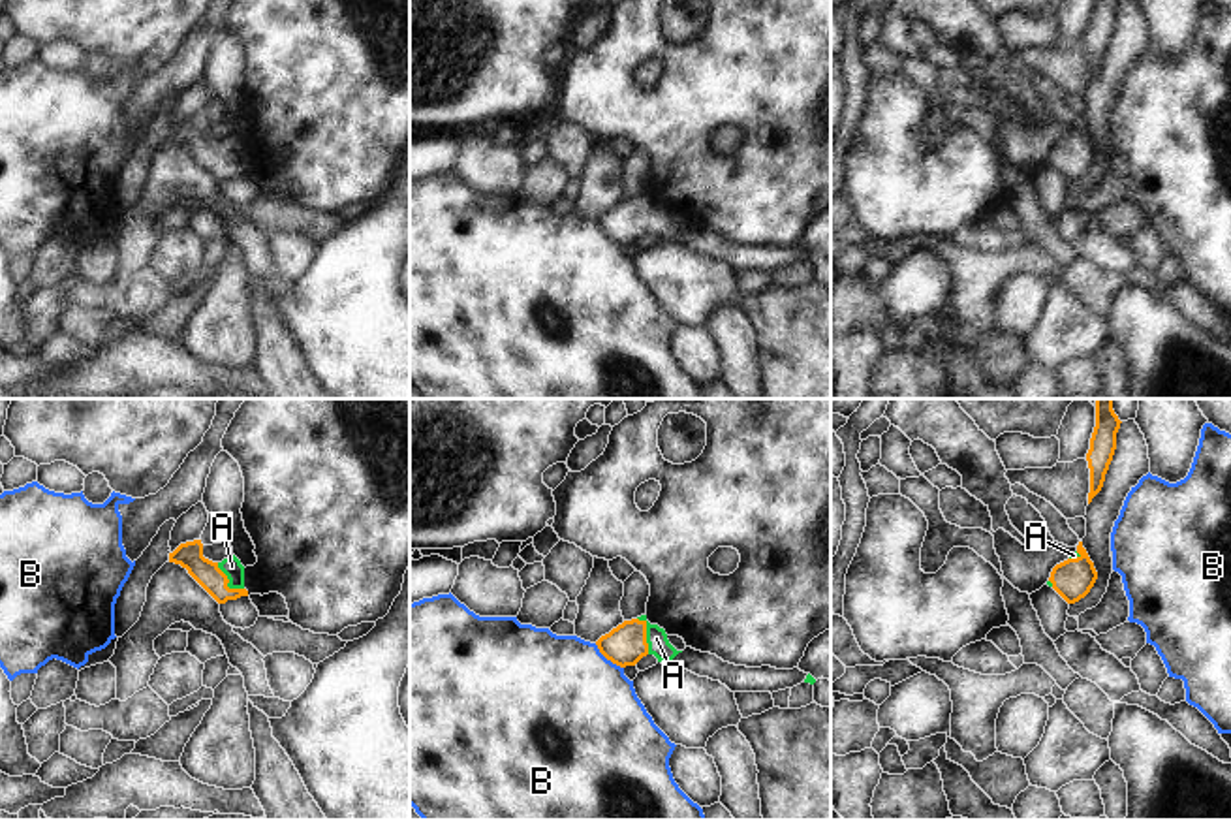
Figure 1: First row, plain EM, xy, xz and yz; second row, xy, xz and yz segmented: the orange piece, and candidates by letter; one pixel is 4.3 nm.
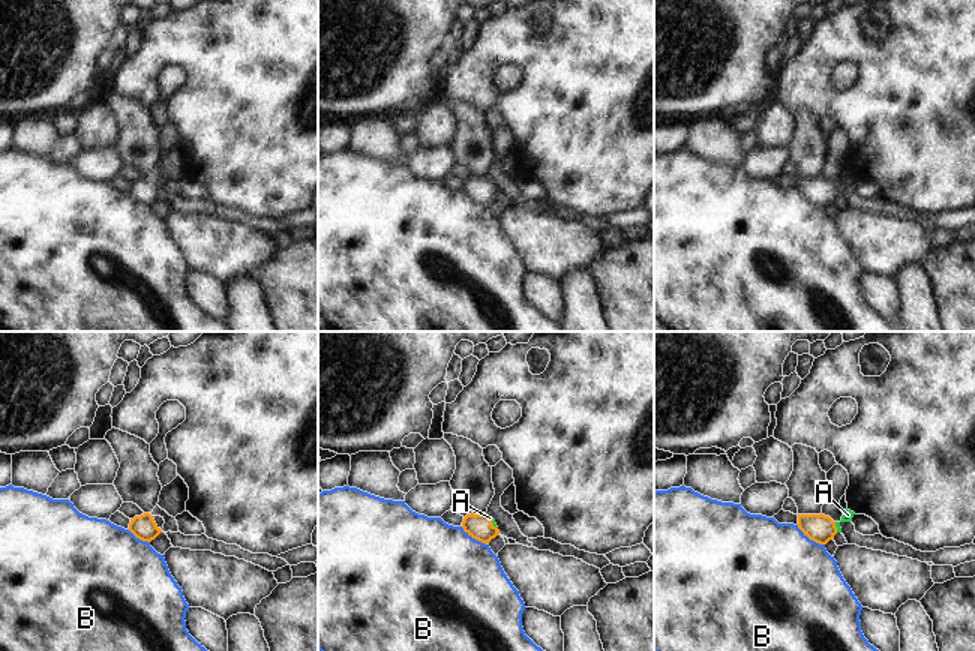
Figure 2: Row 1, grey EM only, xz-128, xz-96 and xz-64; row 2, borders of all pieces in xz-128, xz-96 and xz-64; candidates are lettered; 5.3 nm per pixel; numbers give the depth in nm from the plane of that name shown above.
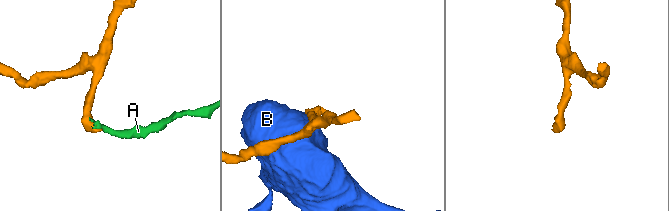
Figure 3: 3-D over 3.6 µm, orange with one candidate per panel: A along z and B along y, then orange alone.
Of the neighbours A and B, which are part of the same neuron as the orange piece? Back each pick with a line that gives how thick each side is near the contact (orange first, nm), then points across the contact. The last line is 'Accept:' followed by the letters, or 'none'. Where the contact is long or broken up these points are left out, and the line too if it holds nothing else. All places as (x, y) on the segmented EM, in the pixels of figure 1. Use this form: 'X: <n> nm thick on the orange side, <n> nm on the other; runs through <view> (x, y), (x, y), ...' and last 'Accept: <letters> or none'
A: 180 nm thick on the orange side, 90 nm on the other; runs through xz (624, 646), (645, 634), (656, 638)
Accept: A

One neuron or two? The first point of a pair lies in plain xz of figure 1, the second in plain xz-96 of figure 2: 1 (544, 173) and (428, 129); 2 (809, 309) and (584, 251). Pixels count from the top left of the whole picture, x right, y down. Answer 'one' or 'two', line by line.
1: two
2: two

